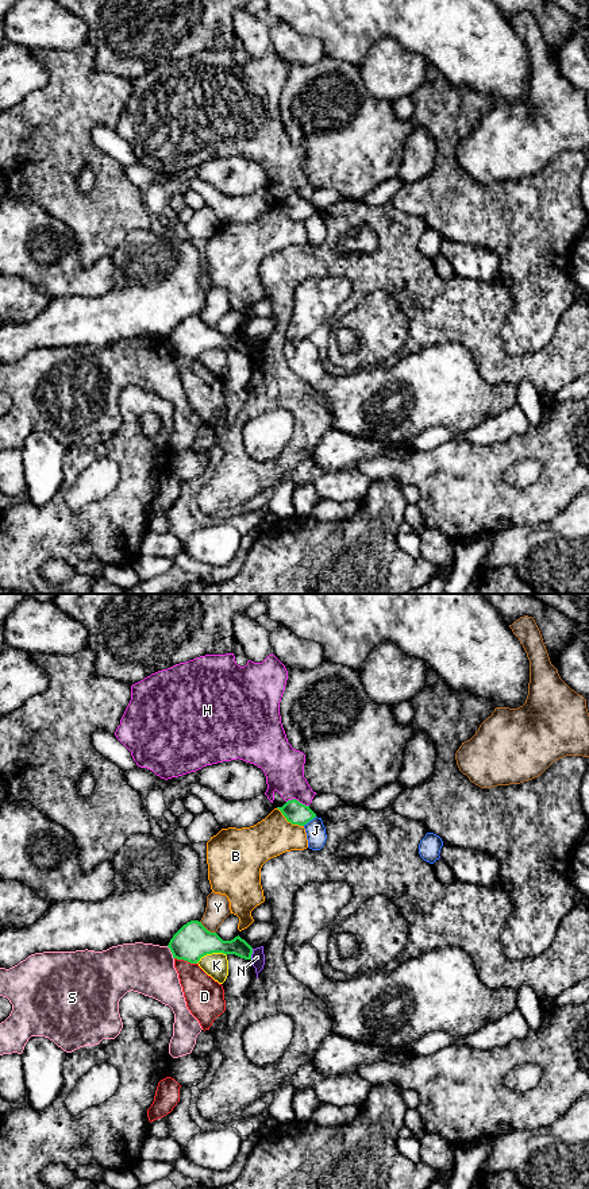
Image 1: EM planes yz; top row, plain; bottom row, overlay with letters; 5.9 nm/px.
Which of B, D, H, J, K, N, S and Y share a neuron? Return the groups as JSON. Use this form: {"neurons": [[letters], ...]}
{"neurons": [["B"], ["D"], ["H"], ["J"], ["K"], ["N"], ["S"], ["Y"]]}

